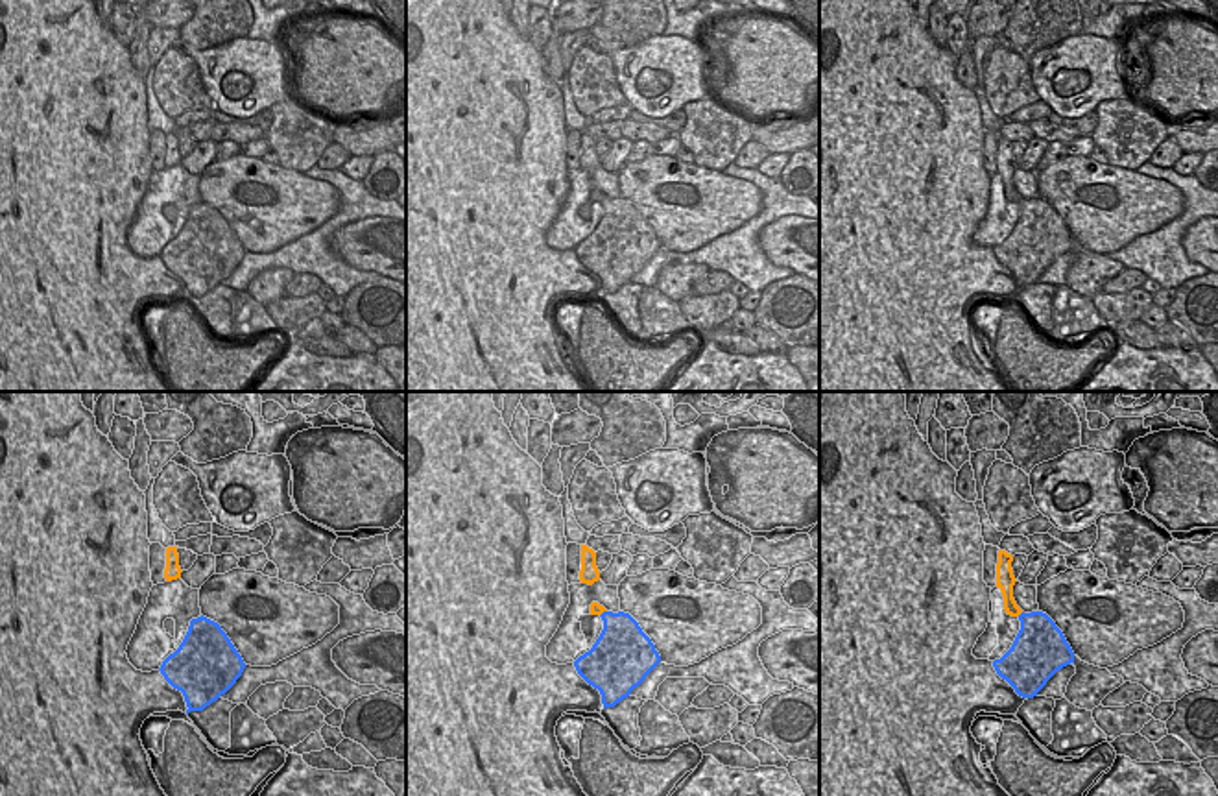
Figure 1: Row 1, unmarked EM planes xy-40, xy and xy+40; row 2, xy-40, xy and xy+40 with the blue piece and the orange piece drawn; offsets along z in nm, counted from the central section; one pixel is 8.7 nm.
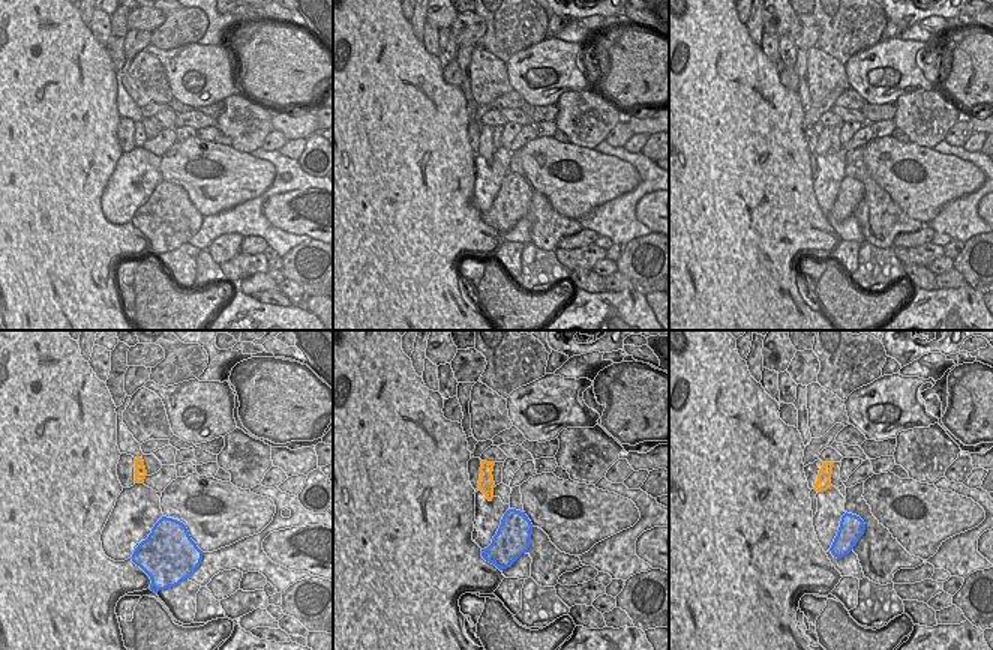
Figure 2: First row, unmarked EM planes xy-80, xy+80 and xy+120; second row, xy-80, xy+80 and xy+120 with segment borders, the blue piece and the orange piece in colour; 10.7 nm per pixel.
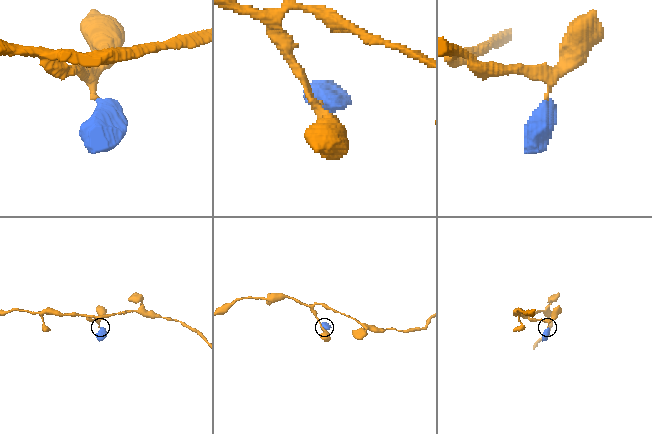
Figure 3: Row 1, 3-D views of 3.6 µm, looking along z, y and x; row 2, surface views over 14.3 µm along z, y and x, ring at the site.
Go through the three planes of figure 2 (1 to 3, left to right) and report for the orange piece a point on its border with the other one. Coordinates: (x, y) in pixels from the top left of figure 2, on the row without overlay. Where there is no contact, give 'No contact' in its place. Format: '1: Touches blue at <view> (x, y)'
1: No contact
2: No contact
3: No contact.

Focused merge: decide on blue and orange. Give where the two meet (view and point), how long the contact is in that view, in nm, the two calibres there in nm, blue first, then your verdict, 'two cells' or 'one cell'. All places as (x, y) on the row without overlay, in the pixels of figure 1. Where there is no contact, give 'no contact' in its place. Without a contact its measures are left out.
meets blue in xy+40 at (1021, 200); contact 70 nm long; 340 nm thick on the blue side, 120 nm on the other; one cell

